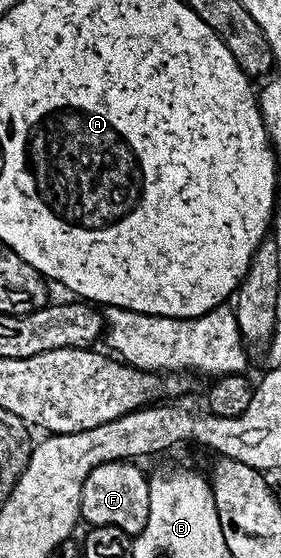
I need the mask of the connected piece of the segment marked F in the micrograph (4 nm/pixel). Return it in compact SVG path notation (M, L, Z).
M132 461L100 463L86 477L80 494L80 518L88 527L114 525L135 537L150 517L149 476L143 475Z

